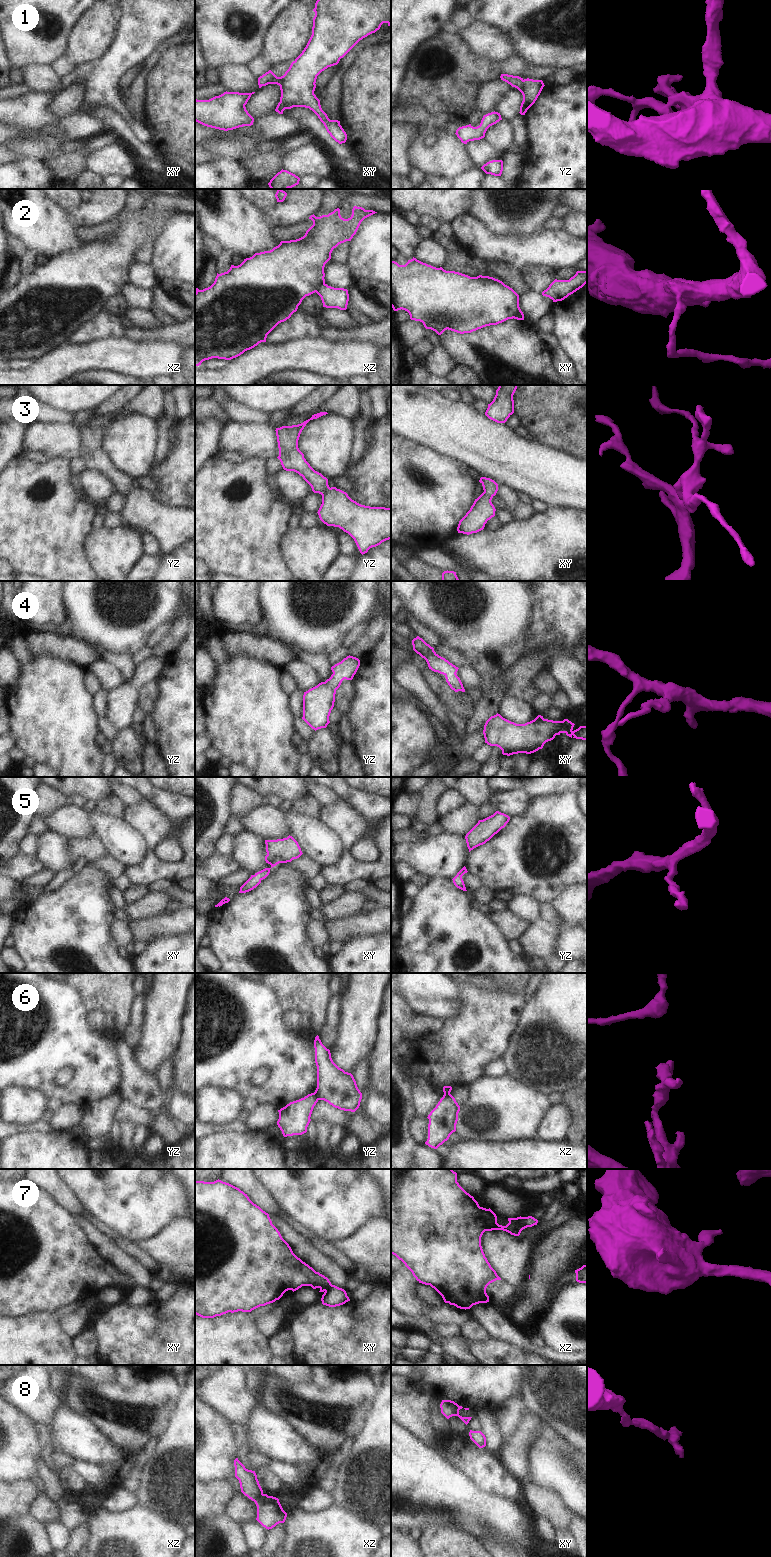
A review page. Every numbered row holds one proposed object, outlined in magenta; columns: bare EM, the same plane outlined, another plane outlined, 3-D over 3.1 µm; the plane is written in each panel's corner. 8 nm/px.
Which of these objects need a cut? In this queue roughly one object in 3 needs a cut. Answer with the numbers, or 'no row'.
2, 6, 8

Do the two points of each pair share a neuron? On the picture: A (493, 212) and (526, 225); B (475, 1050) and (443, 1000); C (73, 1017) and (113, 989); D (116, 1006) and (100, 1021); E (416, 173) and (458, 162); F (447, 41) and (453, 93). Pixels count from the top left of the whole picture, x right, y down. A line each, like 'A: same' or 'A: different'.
A: same
B: different
C: different
D: different
E: different
F: same

